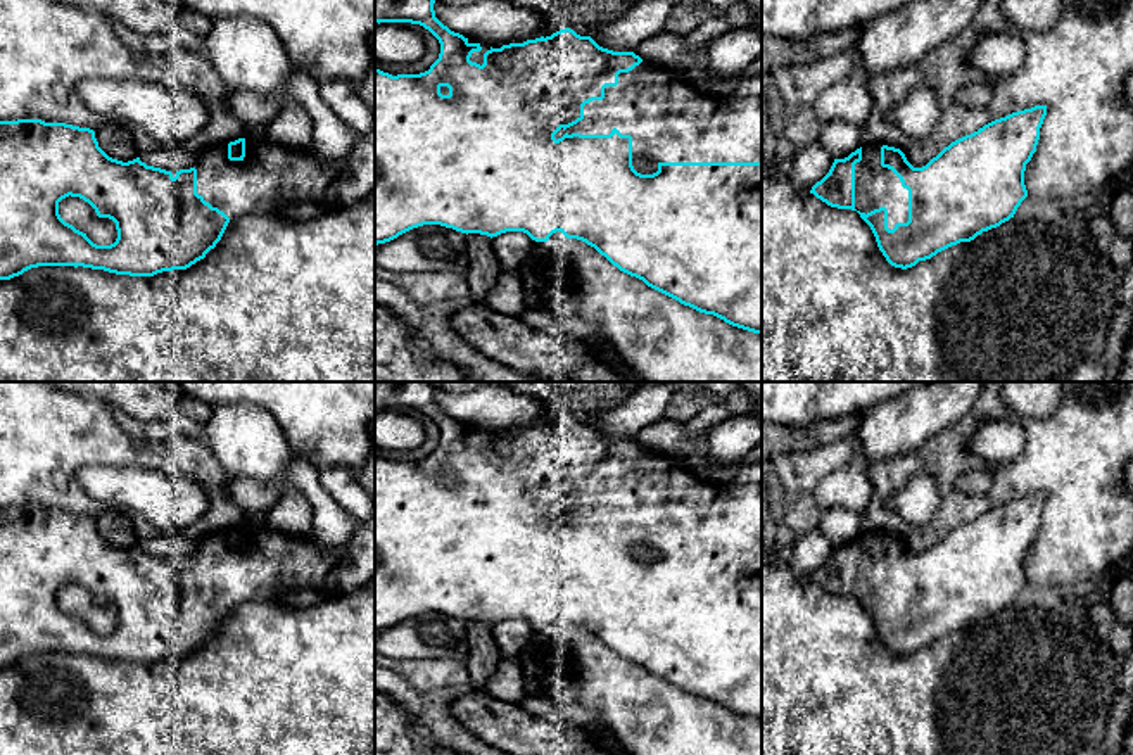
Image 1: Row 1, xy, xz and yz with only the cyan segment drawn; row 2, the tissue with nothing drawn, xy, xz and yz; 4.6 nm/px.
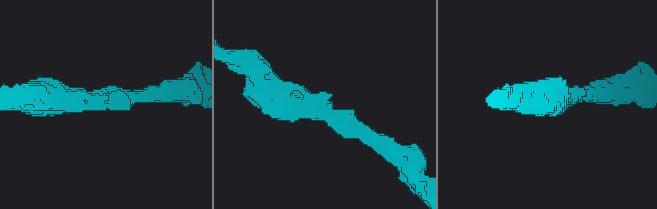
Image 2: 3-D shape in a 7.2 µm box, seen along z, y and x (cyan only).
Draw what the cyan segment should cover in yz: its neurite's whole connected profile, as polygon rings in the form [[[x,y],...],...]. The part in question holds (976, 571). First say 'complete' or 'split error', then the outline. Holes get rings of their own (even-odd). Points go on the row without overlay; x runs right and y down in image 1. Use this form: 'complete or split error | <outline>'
split error | [[[1035,492],[995,506],[952,529],[922,555],[914,555],[900,536],[862,532],[848,544],[834,546],[810,581],[831,594],[857,598],[886,648],[907,657],[1014,605],[1028,584],[1024,558],[1036,539],[1045,503],[1047,492]]]

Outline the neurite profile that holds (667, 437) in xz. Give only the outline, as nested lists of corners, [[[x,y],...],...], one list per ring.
[[[660,418],[634,437],[644,449],[679,460],[687,470],[710,466],[713,482],[762,484],[762,461],[751,465],[713,460],[708,453],[706,434],[687,434],[684,423]]]

